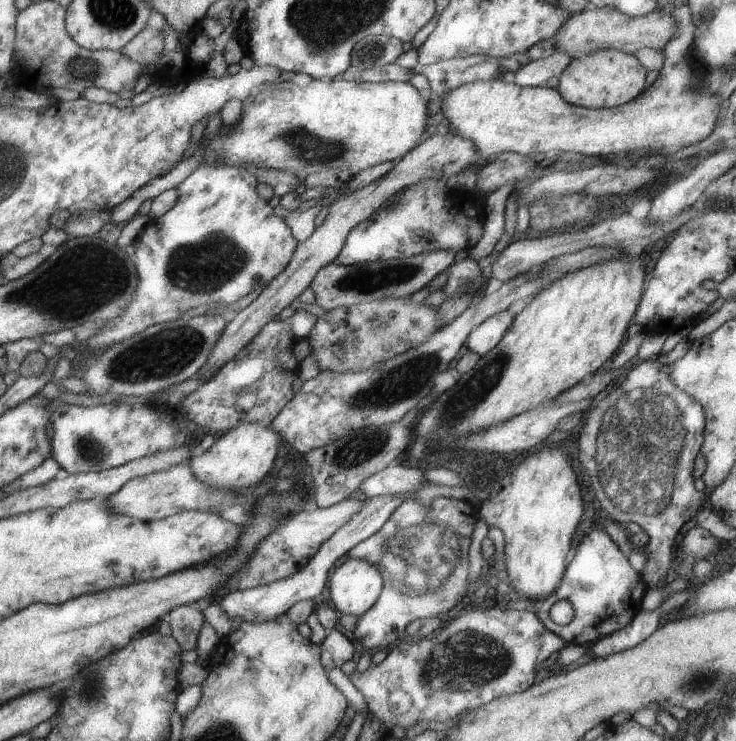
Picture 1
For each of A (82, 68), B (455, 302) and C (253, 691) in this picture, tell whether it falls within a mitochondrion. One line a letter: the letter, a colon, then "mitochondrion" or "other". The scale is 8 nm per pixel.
A: mitochondrion
B: other
C: other

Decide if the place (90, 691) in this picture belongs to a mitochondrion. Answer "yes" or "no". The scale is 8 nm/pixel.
yes

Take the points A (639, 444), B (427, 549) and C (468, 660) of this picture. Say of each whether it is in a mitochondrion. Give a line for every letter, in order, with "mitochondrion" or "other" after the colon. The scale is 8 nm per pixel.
A: mitochondrion
B: mitochondrion
C: mitochondrion

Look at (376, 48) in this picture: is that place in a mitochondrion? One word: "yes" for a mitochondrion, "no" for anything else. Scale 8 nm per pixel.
yes

